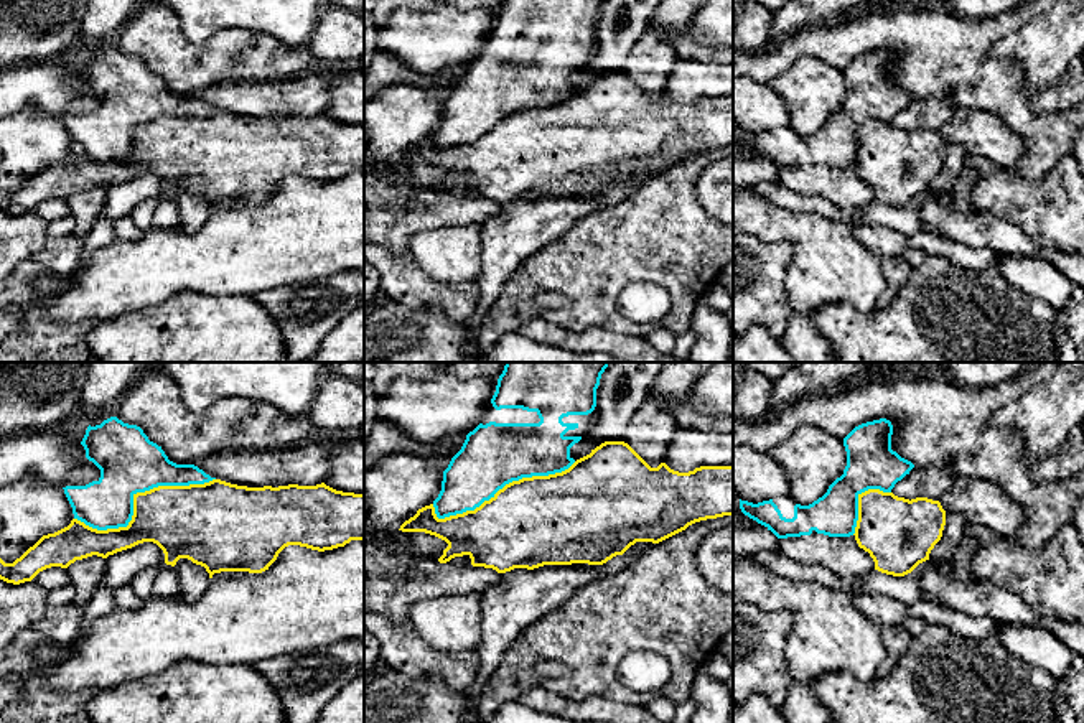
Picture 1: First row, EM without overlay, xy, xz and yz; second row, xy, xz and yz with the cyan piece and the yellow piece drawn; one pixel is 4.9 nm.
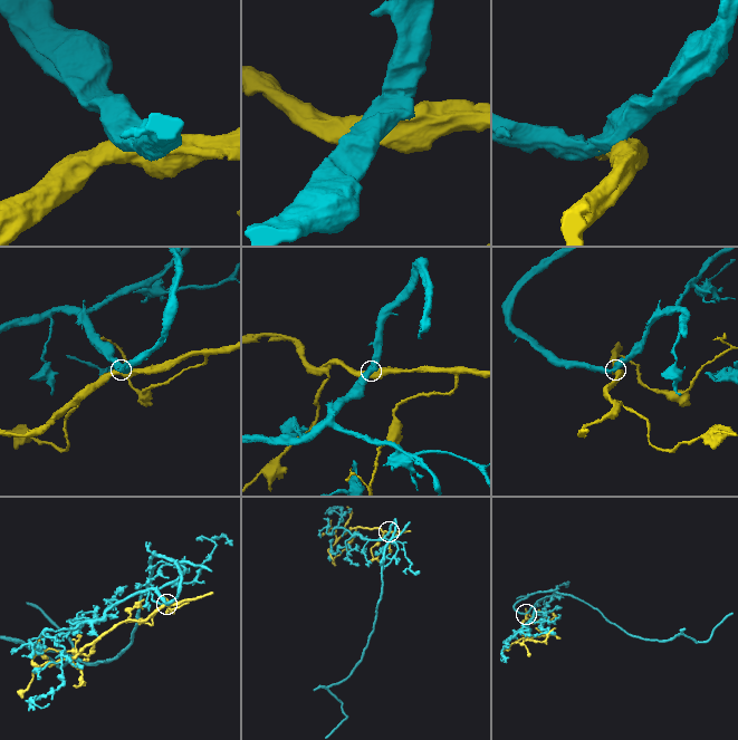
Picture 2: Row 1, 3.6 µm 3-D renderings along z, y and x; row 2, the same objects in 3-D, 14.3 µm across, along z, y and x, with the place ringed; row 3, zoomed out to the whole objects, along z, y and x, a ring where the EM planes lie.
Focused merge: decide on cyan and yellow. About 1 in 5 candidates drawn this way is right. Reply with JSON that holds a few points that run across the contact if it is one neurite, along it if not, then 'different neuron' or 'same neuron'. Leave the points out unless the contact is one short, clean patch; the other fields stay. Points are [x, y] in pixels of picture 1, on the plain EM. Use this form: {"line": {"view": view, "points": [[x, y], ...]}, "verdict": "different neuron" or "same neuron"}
{"verdict": "different neuron"}

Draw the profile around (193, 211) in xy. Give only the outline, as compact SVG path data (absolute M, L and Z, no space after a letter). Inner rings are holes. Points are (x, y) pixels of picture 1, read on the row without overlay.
M180 189L175 196L178 204L180 226L186 232L198 232L209 217L209 204L204 198L193 194L188 189Z

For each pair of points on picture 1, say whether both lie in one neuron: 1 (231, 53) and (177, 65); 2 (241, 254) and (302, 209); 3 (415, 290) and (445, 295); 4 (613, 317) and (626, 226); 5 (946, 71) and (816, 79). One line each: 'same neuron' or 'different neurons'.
1: same neuron
2: same neuron
3: same neuron
4: same neuron
5: different neurons

